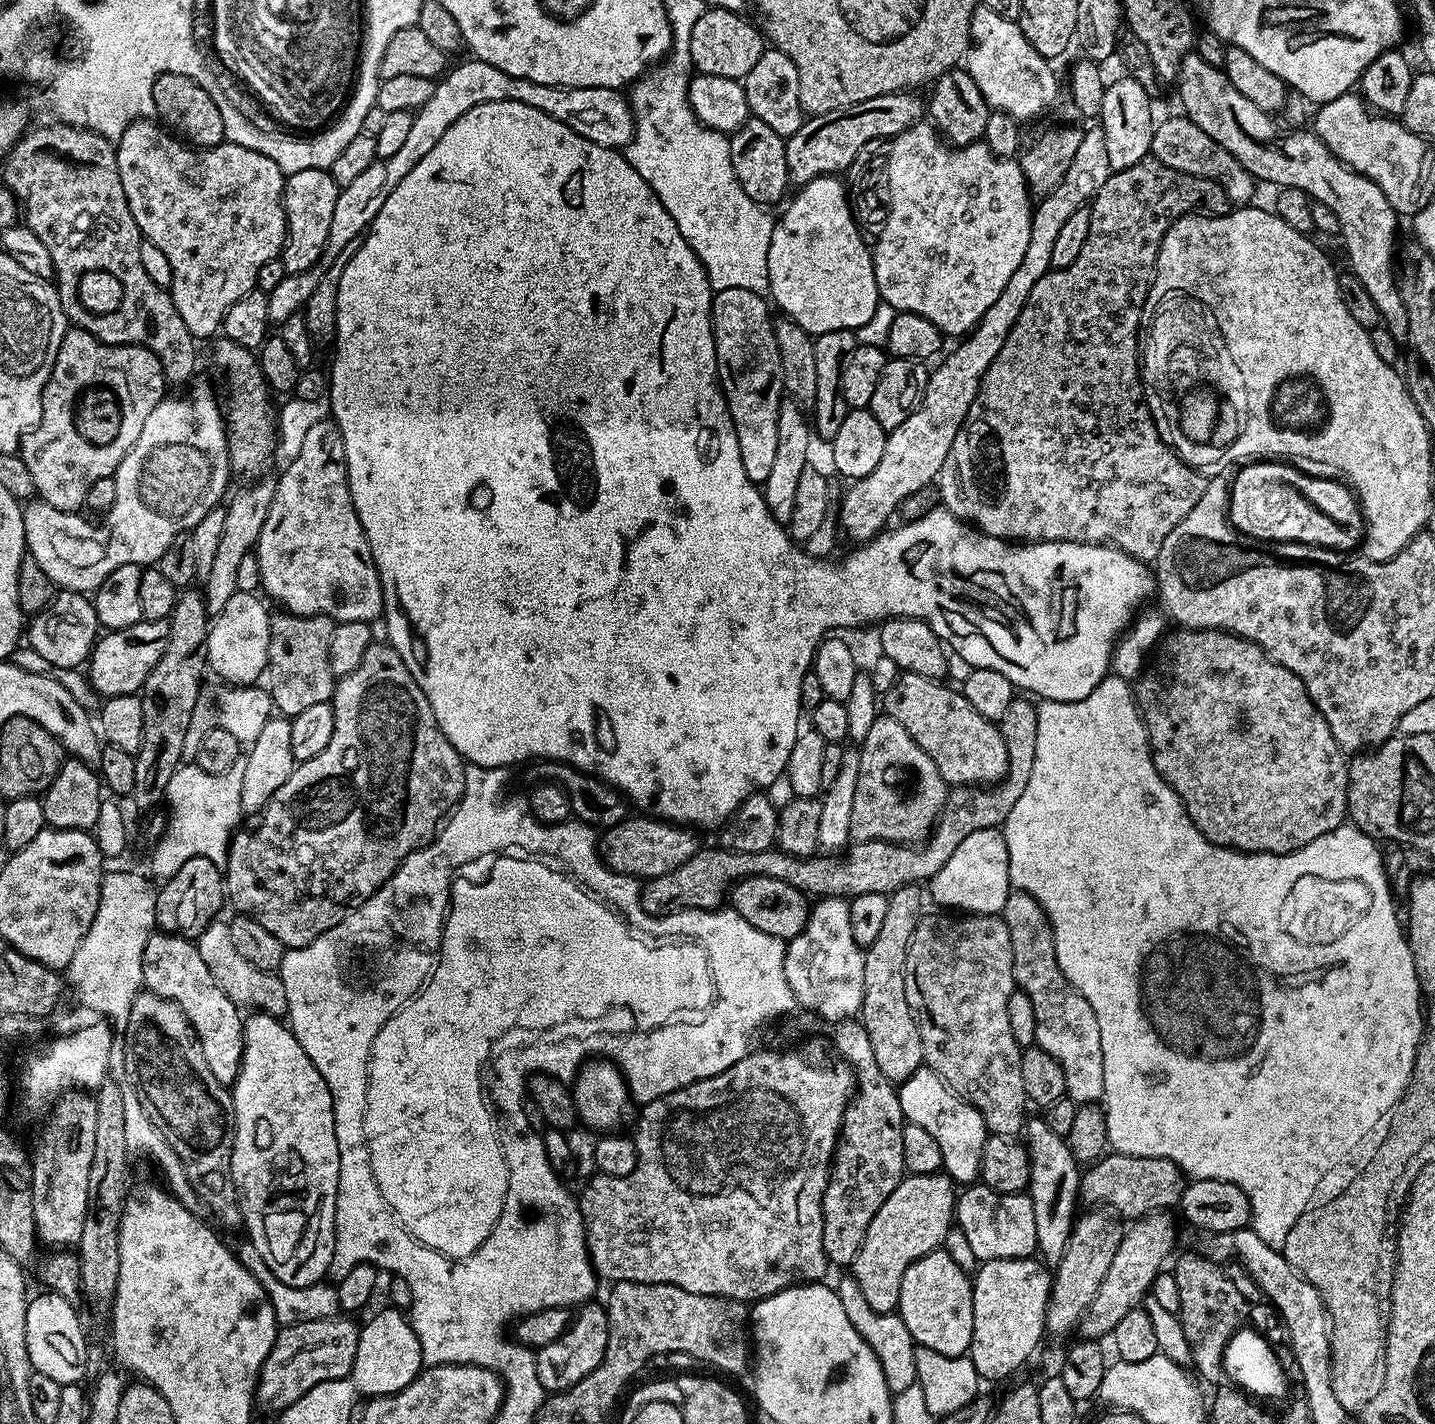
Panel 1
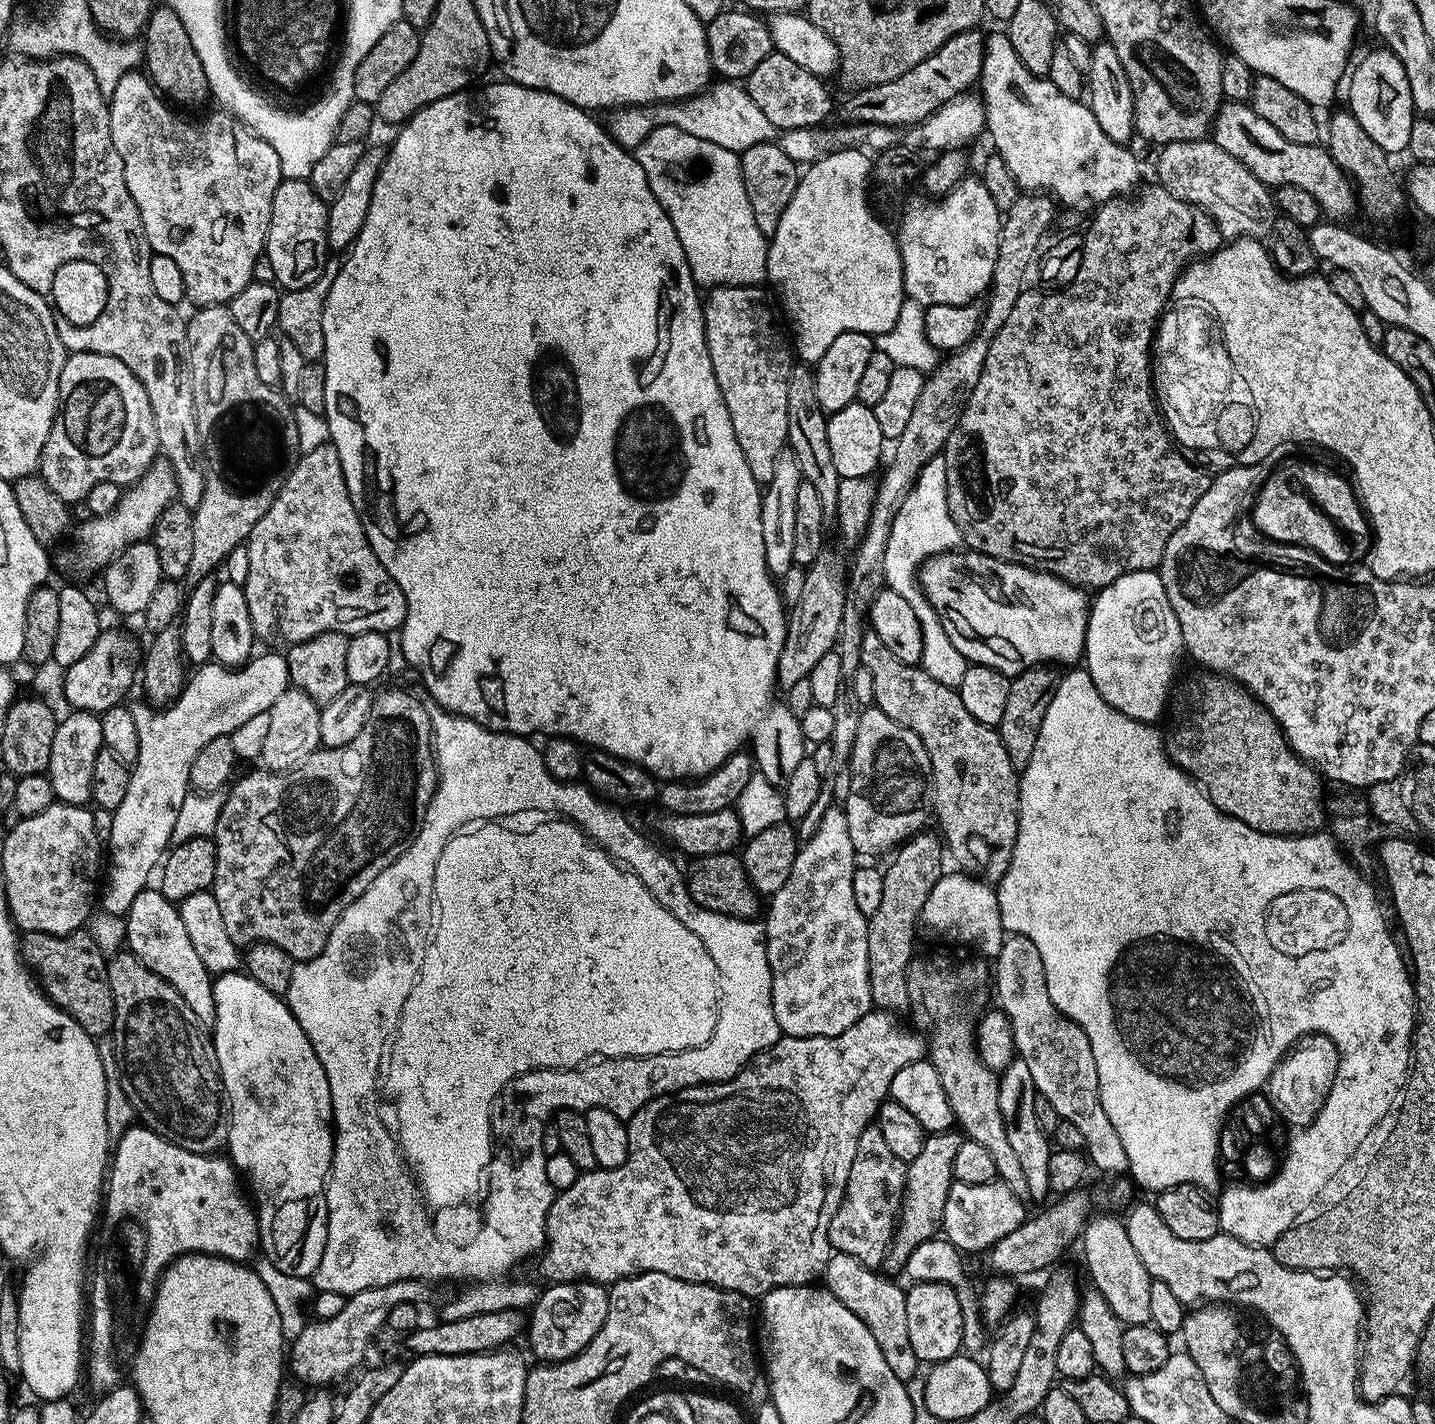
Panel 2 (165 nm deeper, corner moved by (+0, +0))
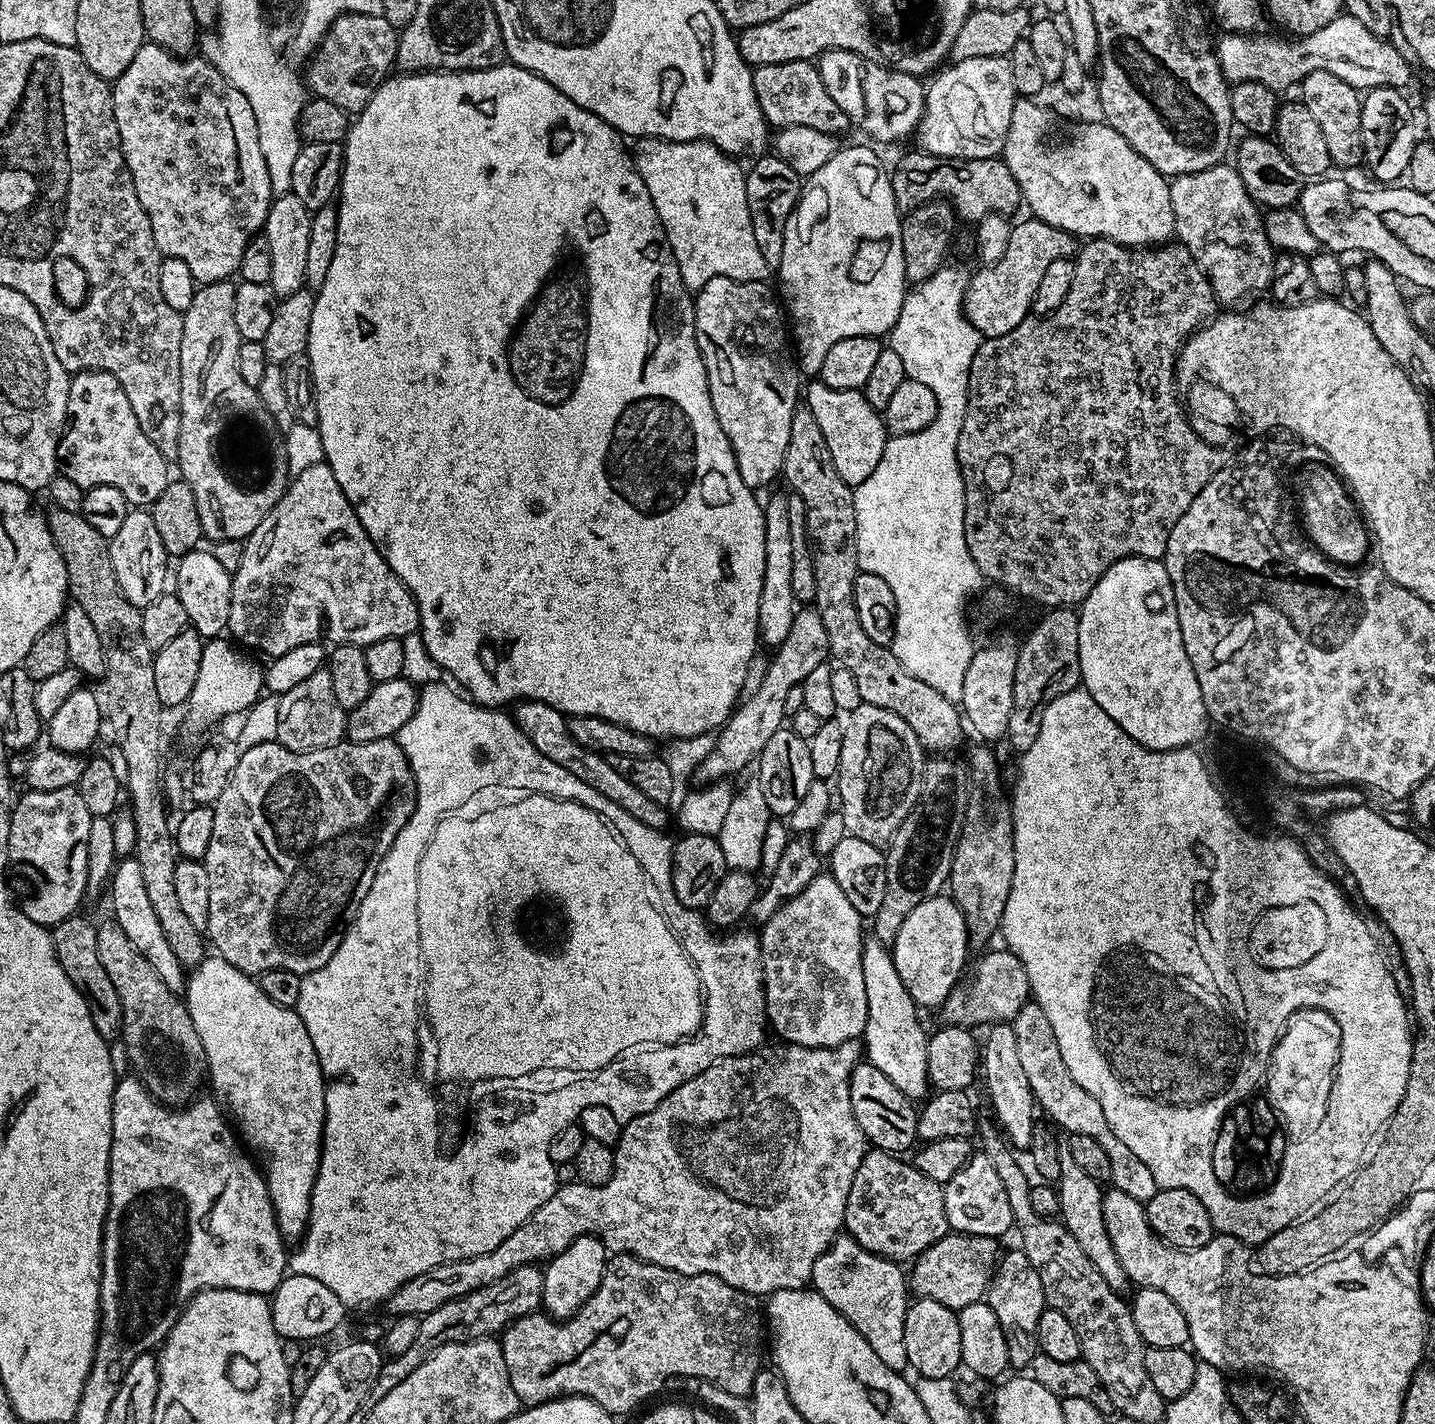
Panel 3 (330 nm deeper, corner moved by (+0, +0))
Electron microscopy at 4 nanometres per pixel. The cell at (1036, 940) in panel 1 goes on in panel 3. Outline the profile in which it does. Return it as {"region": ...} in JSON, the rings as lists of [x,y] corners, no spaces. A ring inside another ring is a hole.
{"region":[[[1035,1002],[1024,1004],[1022,1010],[1018,1010],[1018,1014],[1010,1023],[1018,1041],[1018,1058],[1022,1061],[1022,1071],[1026,1073],[1026,1078],[1030,1082],[1030,1090],[1034,1094],[1039,1111],[1043,1115],[1045,1112],[1049,1116],[1045,1117],[1057,1129],[1065,1128],[1065,1133],[1068,1134],[1086,1134],[1102,1145],[1102,1150],[1106,1150],[1106,1154],[1110,1158],[1111,1187],[1122,1190],[1122,1194],[1130,1194],[1130,1198],[1141,1202],[1154,1198],[1154,1194],[1158,1190],[1154,1182],[1154,1174],[1150,1174],[1146,1162],[1142,1162],[1138,1158],[1138,1154],[1134,1154],[1134,1150],[1130,1150],[1130,1146],[1126,1146],[1126,1142],[1122,1142],[1122,1138],[1118,1138],[1118,1134],[1114,1134],[1114,1130],[1110,1130],[1110,1122],[1106,1122],[1106,1114],[1102,1114],[1102,1106],[1098,1106],[1095,1098],[1086,1094],[1086,1090],[1082,1090],[1082,1086],[1078,1086],[1078,1082],[1074,1082],[1070,1070],[1066,1070],[1066,1062],[1062,1062],[1062,1050],[1058,1050],[1058,1038],[1054,1038],[1054,1029],[1050,1026],[1050,1021],[1047,1020],[1046,1014],[1040,1009],[1039,1004]]]}

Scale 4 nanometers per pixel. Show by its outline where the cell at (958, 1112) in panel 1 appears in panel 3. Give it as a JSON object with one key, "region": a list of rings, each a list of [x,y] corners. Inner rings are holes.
{"region":[[[875,938],[865,939],[862,950],[862,982],[866,982],[866,1026],[862,1037],[862,1048],[866,1053],[867,1063],[878,1066],[902,1094],[913,1102],[920,1102],[929,1095],[928,1083],[928,1038],[929,1033],[919,1024],[921,1013],[918,1006],[910,998],[906,986],[902,986],[902,978],[898,978],[898,970],[892,961],[892,953],[889,947]]]}

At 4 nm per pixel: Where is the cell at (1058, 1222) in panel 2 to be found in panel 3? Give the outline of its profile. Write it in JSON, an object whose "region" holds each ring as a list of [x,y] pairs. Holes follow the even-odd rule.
{"region":[[[949,1234],[934,1242],[917,1256],[910,1268],[910,1288],[919,1299],[942,1302],[942,1306],[959,1310],[985,1299],[988,1284],[996,1273],[1002,1255],[997,1237]]]}

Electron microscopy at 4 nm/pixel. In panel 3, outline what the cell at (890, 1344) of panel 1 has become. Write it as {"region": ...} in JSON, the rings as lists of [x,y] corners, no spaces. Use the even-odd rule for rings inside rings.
{"region":[[[847,1234],[837,1236],[830,1247],[814,1262],[810,1281],[811,1287],[838,1314],[845,1316],[870,1342],[870,1350],[878,1354],[879,1360],[890,1370],[901,1374],[909,1371],[906,1358],[906,1310],[910,1303],[910,1284],[899,1263],[887,1260],[885,1256],[876,1256],[870,1250],[858,1246],[858,1242]]]}

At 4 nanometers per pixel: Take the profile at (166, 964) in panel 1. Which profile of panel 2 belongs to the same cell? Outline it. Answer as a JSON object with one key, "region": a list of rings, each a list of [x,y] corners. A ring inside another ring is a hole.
{"region":[[[149,886],[142,894],[138,894],[138,898],[134,898],[128,915],[123,919],[127,951],[133,952],[142,962],[142,966],[146,966],[151,972],[158,974],[158,978],[170,982],[170,986],[174,986],[174,990],[178,990],[178,994],[182,994],[182,1002],[186,1002],[186,1006],[190,1006],[190,1010],[194,1010],[194,1018],[198,1018],[201,1024],[205,1026],[215,1024],[216,1007],[214,1006],[214,986],[212,985],[214,977],[206,970],[202,958],[198,958],[193,944],[190,943],[190,934],[186,931],[186,925],[182,923],[179,907],[173,901],[167,900],[155,887]]]}

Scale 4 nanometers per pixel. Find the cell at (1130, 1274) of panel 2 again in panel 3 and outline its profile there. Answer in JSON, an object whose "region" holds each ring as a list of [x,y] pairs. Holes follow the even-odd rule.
{"region":[[[1067,1150],[1060,1153],[1060,1179],[1055,1181],[1054,1187],[1060,1203],[1059,1219],[1070,1234],[1074,1234],[1074,1242],[1082,1246],[1082,1254],[1094,1262],[1094,1270],[1106,1278],[1106,1286],[1114,1291],[1123,1293],[1124,1287],[1129,1287],[1130,1281],[1126,1270],[1122,1270],[1122,1262],[1118,1262],[1118,1254],[1114,1254],[1114,1246],[1110,1243],[1110,1234],[1106,1234],[1106,1218],[1102,1218],[1102,1202],[1105,1189],[1101,1181],[1090,1178],[1070,1158]]]}

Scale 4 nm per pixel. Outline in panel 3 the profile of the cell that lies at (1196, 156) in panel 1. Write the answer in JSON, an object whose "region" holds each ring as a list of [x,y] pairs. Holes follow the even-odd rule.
{"region":[[[1221,162],[1204,171],[1173,177],[1169,181],[1169,190],[1170,204],[1174,206],[1174,222],[1179,243],[1190,250],[1198,266],[1208,275],[1208,281],[1217,301],[1224,306],[1240,306],[1256,298],[1251,296],[1256,296],[1259,292],[1267,293],[1272,282],[1274,249],[1264,229],[1261,209],[1250,198],[1235,165]]]}

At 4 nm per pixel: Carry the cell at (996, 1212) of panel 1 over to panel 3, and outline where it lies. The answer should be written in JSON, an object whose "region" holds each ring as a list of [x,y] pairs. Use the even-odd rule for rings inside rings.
{"region":[[[974,1154],[966,1162],[966,1166],[962,1166],[962,1170],[958,1170],[958,1174],[954,1174],[954,1178],[943,1185],[943,1189],[948,1227],[953,1233],[1000,1238],[1003,1237],[1003,1232],[1013,1231],[1012,1211],[1006,1198],[1006,1189],[1002,1187],[990,1158]]]}

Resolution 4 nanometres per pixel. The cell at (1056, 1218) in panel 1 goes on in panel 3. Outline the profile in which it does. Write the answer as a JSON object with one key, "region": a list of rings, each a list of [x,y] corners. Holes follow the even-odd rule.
{"region":[[[997,1022],[987,1029],[988,1037],[982,1040],[982,1084],[988,1087],[988,1098],[996,1114],[995,1121],[1009,1145],[1016,1150],[1030,1146],[1030,1134],[1038,1123],[1038,1105],[1030,1090],[1030,1082],[1022,1071],[1018,1058],[1018,1041],[1011,1023]]]}

